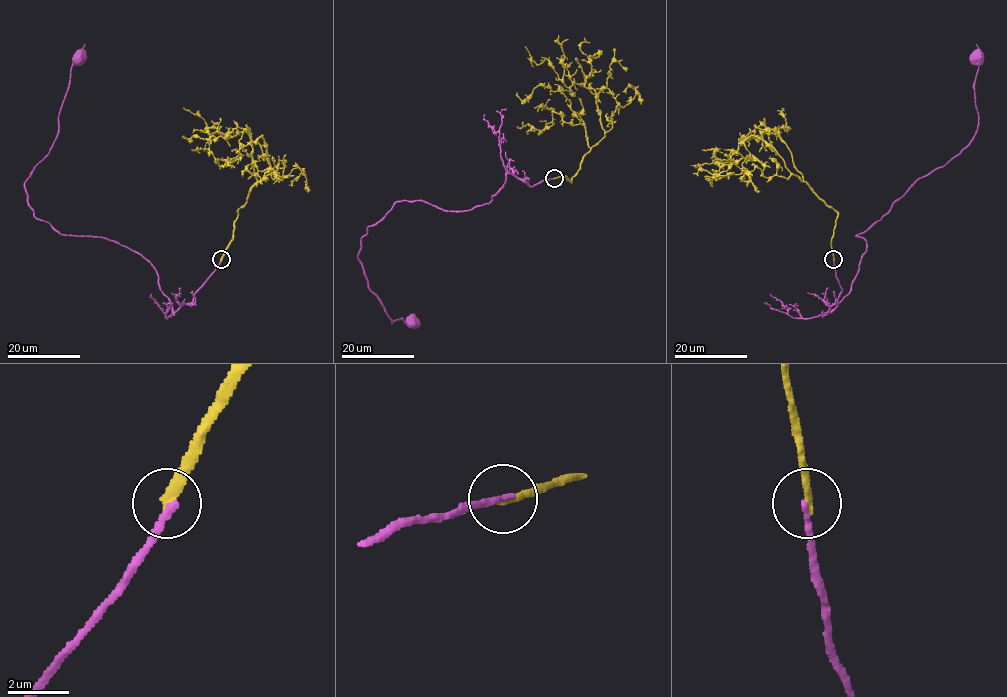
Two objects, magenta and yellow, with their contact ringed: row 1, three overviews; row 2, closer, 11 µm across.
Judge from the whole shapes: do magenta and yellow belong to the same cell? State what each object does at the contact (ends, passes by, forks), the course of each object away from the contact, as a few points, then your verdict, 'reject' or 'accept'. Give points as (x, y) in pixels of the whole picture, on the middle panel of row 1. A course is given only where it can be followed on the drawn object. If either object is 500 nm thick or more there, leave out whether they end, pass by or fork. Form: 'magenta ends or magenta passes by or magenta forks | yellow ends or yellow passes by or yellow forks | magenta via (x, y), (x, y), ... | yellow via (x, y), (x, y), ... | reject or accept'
magenta ends | yellow ends | magenta via (554, 178), (507, 174), (473, 209), (399, 200), (368, 227), (369, 289), (392, 323), (413, 318) | yellow via (554, 178), (571, 182), (604, 136), (600, 111), (583, 85), (569, 87), (524, 47) | reject

